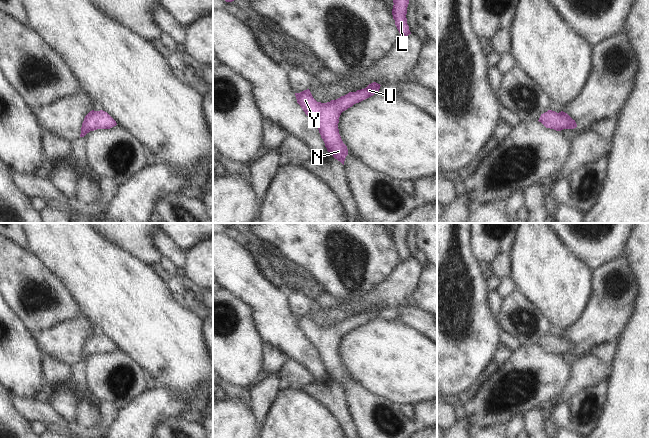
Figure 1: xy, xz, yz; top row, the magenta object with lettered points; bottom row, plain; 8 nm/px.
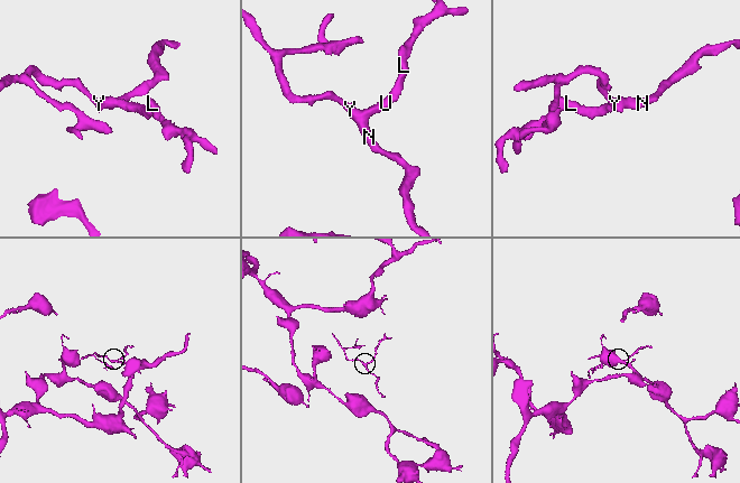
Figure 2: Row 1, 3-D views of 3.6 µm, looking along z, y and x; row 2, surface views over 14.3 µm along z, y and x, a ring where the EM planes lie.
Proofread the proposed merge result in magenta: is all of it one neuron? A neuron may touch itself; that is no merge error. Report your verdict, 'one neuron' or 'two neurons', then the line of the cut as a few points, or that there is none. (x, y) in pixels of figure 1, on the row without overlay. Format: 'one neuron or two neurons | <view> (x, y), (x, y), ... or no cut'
one neuron | no cut

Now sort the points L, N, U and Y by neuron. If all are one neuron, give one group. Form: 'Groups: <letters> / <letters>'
Groups: L N U Y.

